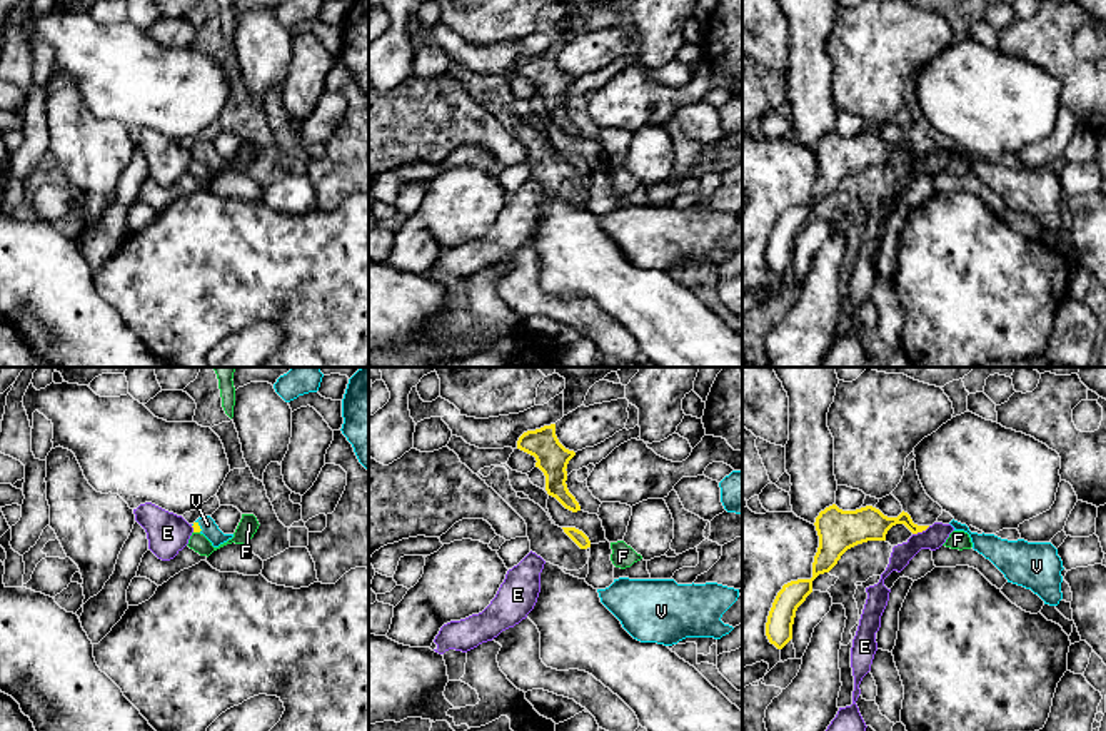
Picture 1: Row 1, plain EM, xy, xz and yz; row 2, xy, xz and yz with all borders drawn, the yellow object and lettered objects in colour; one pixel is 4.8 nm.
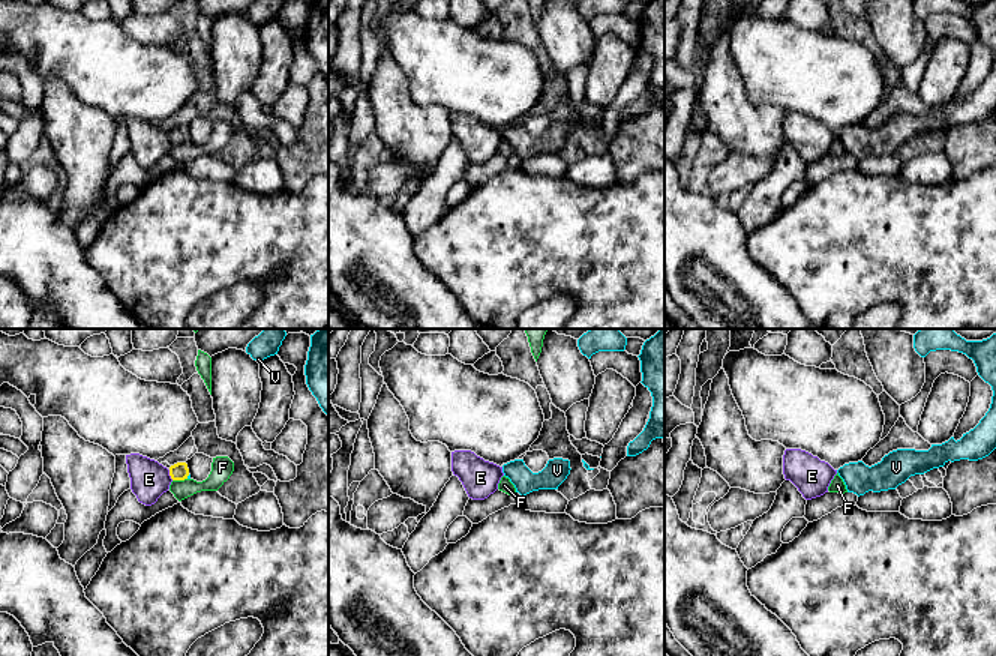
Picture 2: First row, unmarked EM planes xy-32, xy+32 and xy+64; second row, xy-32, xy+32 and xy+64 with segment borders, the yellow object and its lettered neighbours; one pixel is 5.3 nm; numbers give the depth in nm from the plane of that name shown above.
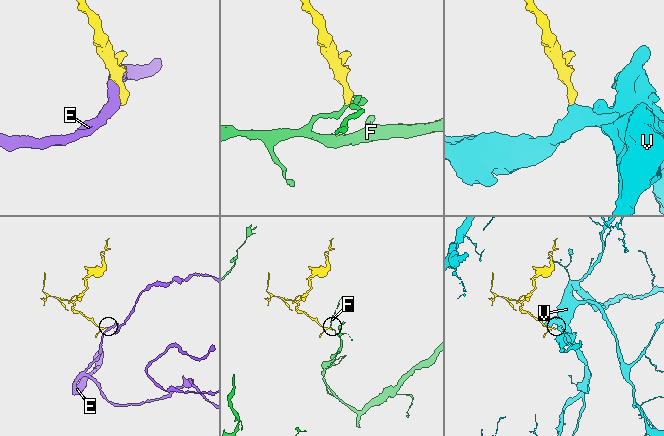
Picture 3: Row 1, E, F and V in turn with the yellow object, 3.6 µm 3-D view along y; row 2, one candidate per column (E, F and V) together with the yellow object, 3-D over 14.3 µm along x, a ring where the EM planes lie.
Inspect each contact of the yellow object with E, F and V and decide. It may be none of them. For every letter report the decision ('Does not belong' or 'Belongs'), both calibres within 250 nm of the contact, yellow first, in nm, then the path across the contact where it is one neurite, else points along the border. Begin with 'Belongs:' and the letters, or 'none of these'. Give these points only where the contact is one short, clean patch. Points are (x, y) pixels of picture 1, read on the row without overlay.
Belongs: V
E: Does not belong. Thickness 160 nm (yellow) against 110 nm. Boundary: yz (930, 152), (913, 161)
F: Does not belong. Thickness 40 nm (yellow) against 90 nm. Boundary: xy (194, 157), (199, 159)
V: Belongs. Thickness 40 nm (yellow) against 80 nm. Path across: xy (196, 152), (199, 152), (207, 151)

